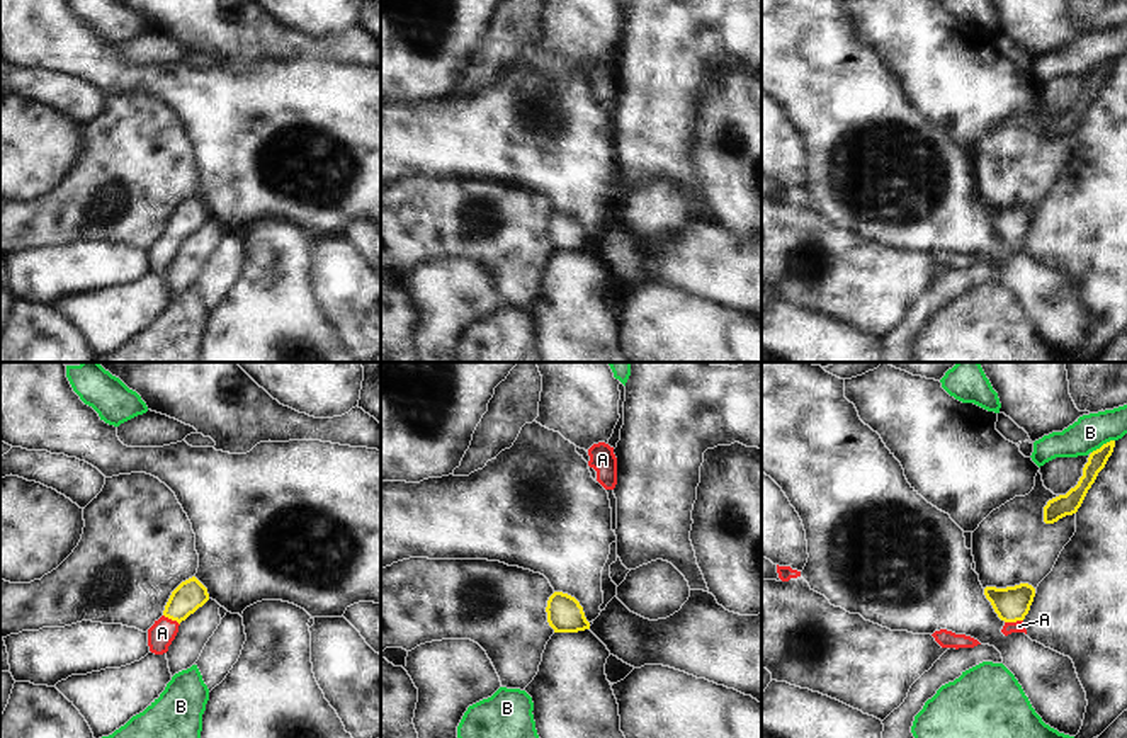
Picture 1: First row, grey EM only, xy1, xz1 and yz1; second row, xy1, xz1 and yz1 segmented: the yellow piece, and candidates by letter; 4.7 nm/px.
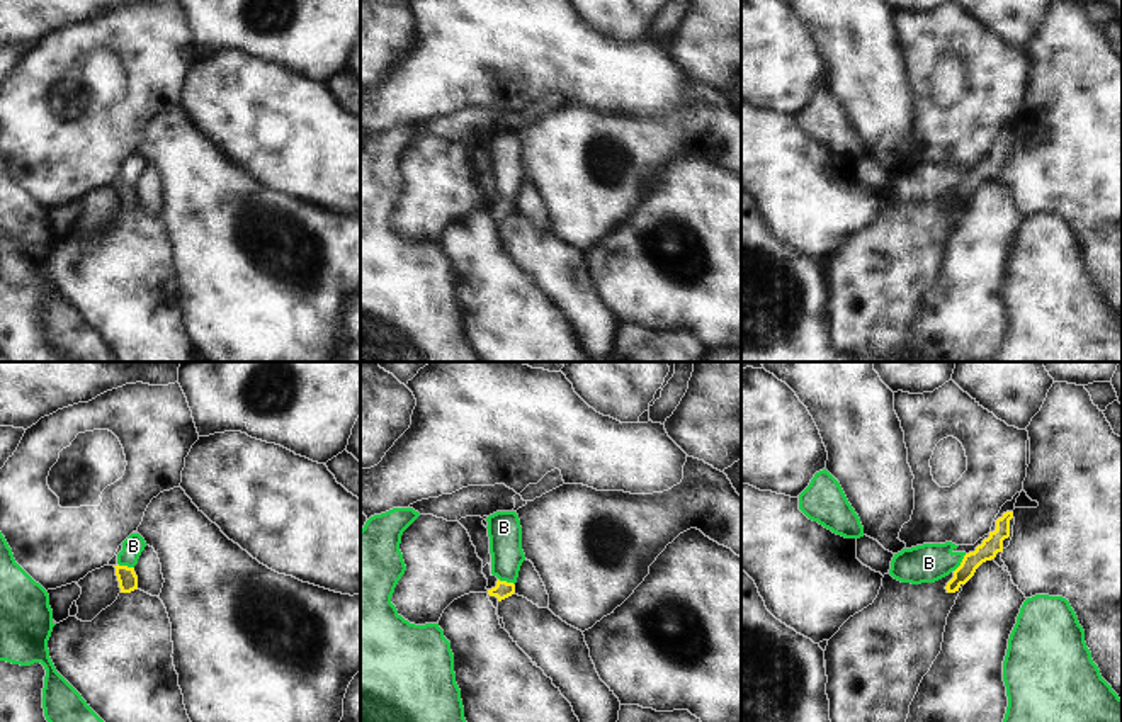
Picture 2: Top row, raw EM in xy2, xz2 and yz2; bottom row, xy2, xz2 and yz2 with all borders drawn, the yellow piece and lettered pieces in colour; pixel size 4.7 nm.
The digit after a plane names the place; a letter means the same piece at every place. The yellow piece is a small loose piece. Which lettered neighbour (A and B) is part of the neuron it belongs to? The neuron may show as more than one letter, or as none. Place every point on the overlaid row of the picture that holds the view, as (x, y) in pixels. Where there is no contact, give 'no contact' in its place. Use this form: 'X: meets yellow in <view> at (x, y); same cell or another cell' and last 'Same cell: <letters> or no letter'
A: meets yellow in yz1 at (1013, 621); same cell
B: meets yellow in yz1 at (1104, 444); another cell
Same cell: A

